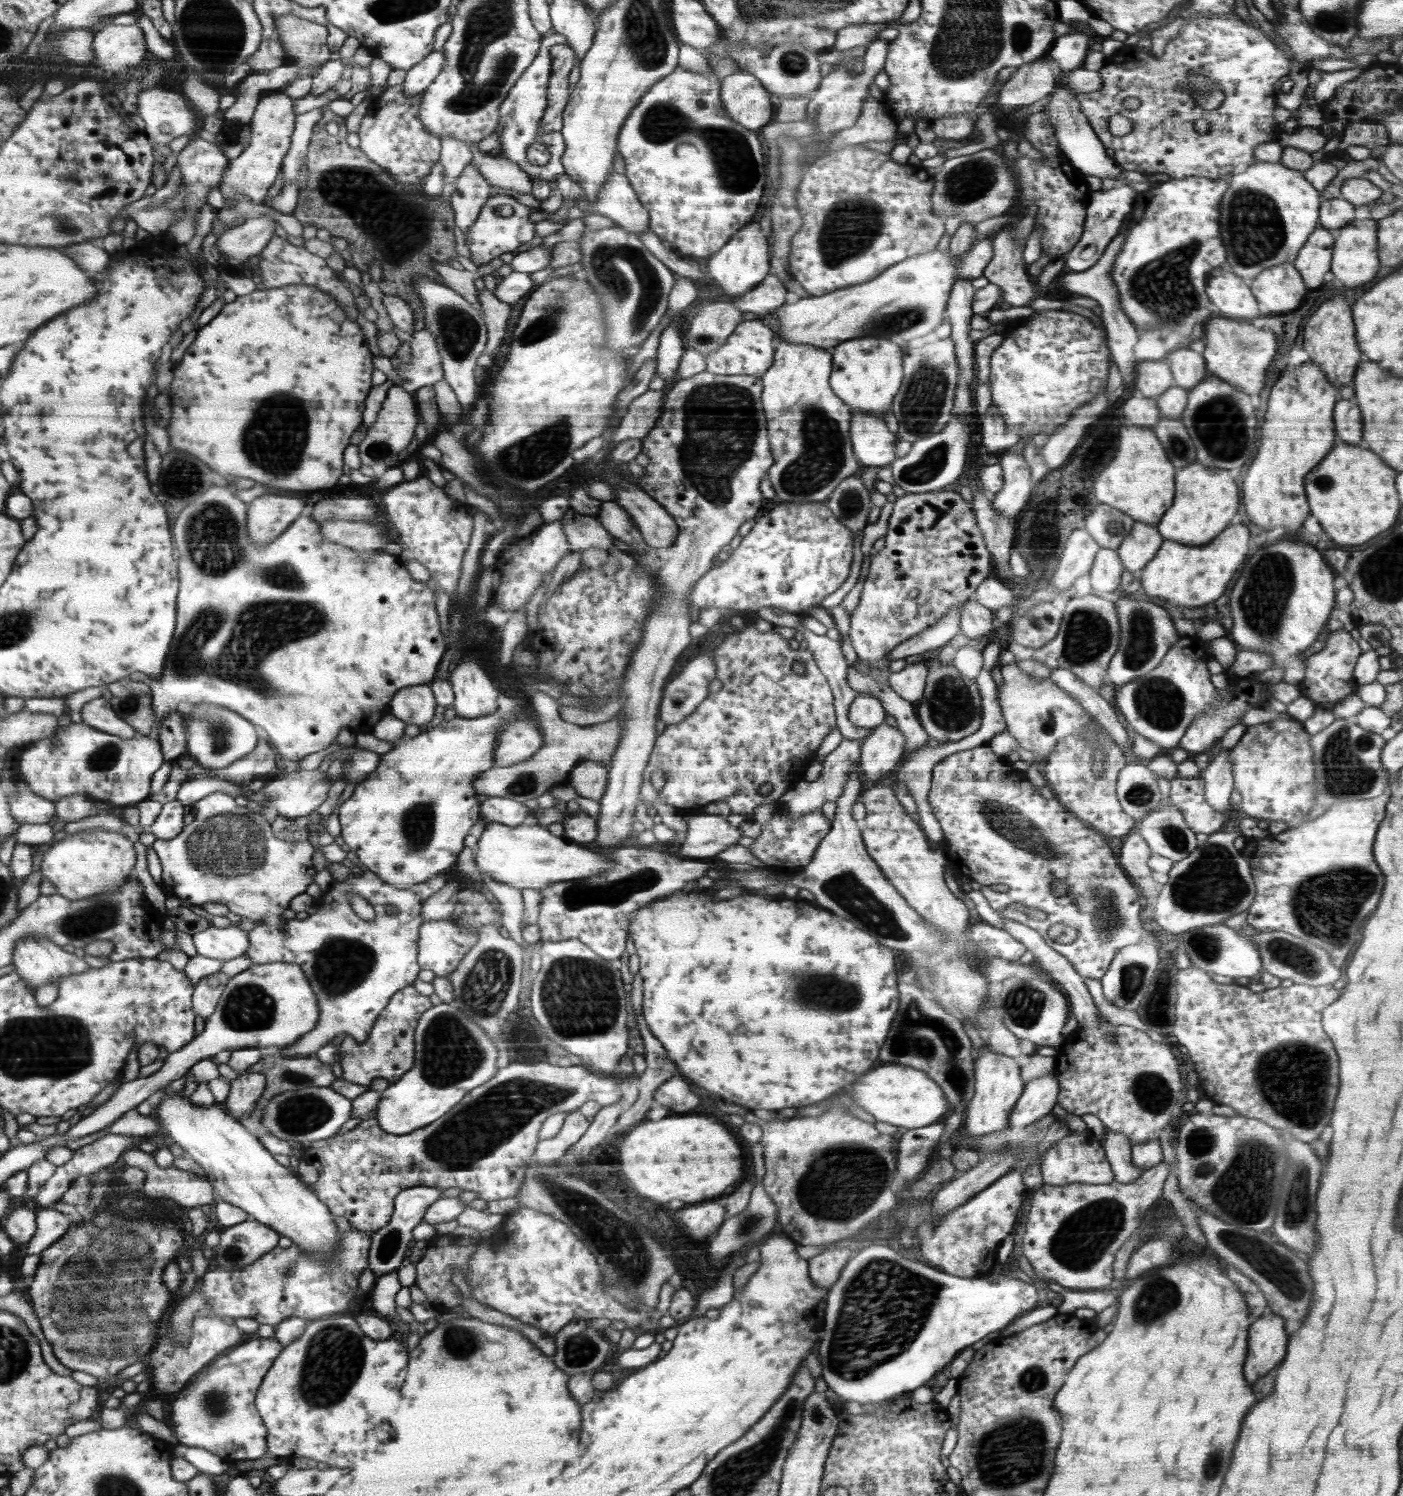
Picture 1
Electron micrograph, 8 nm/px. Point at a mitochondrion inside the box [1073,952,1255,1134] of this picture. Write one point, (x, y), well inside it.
(1153, 1094)

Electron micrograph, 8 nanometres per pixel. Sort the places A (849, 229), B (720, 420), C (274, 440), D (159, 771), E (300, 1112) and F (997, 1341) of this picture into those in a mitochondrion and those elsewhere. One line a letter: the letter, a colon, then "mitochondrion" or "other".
A: mitochondrion
B: mitochondrion
C: mitochondrion
D: other
E: mitochondrion
F: other

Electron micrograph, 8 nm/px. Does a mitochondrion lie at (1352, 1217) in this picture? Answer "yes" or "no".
no

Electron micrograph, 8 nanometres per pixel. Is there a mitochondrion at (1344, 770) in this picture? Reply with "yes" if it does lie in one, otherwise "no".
yes

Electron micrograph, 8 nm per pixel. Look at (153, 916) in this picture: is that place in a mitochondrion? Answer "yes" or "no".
no

